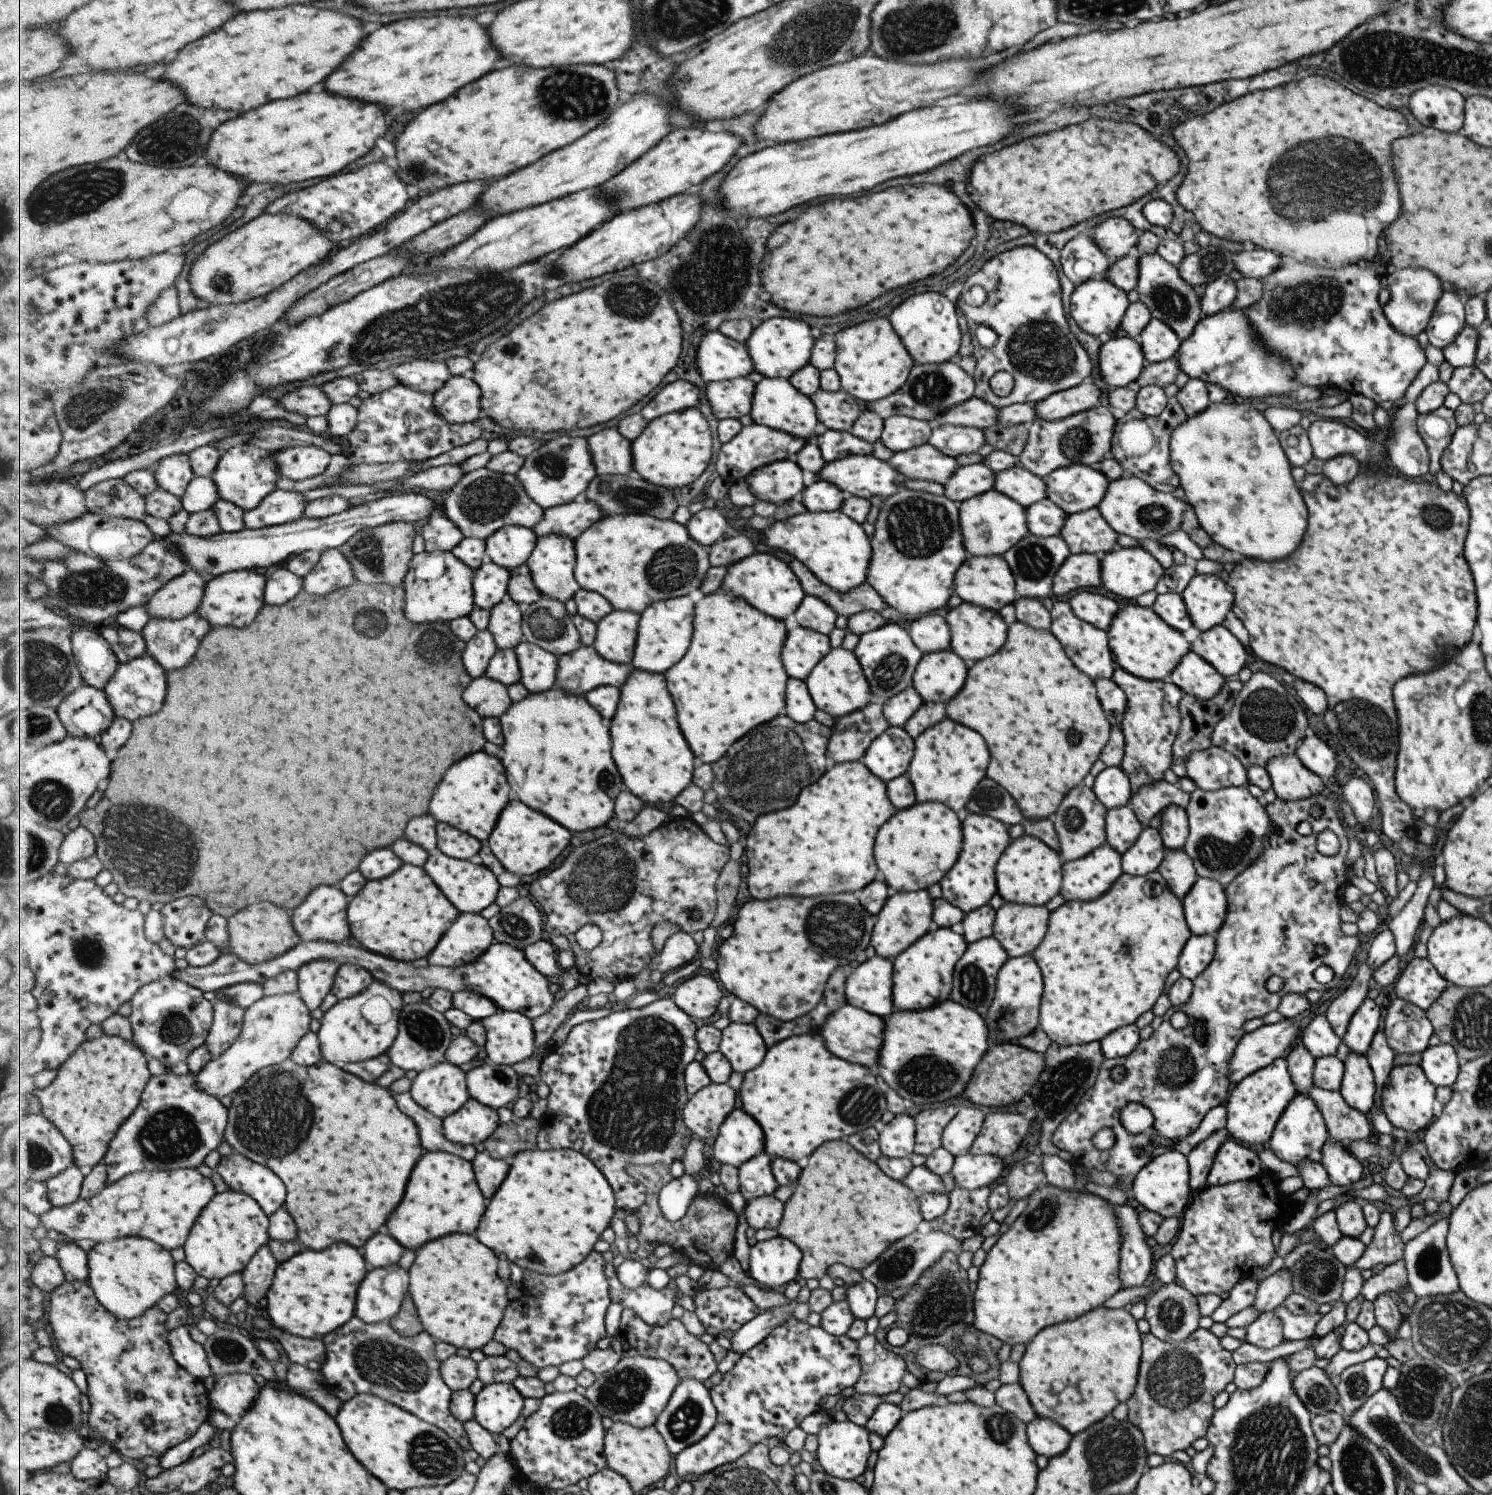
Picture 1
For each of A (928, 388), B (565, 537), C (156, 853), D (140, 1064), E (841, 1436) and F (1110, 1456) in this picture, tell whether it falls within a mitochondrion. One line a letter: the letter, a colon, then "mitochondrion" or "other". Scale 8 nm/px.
A: mitochondrion
B: other
C: mitochondrion
D: other
E: other
F: mitochondrion

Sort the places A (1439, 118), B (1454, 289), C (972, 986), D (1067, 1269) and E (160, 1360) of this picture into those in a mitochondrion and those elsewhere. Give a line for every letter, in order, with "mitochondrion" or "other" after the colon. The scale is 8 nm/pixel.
A: other
B: other
C: mitochondrion
D: other
E: other

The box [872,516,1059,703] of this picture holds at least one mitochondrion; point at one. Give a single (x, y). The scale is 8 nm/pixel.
(1033, 561)

